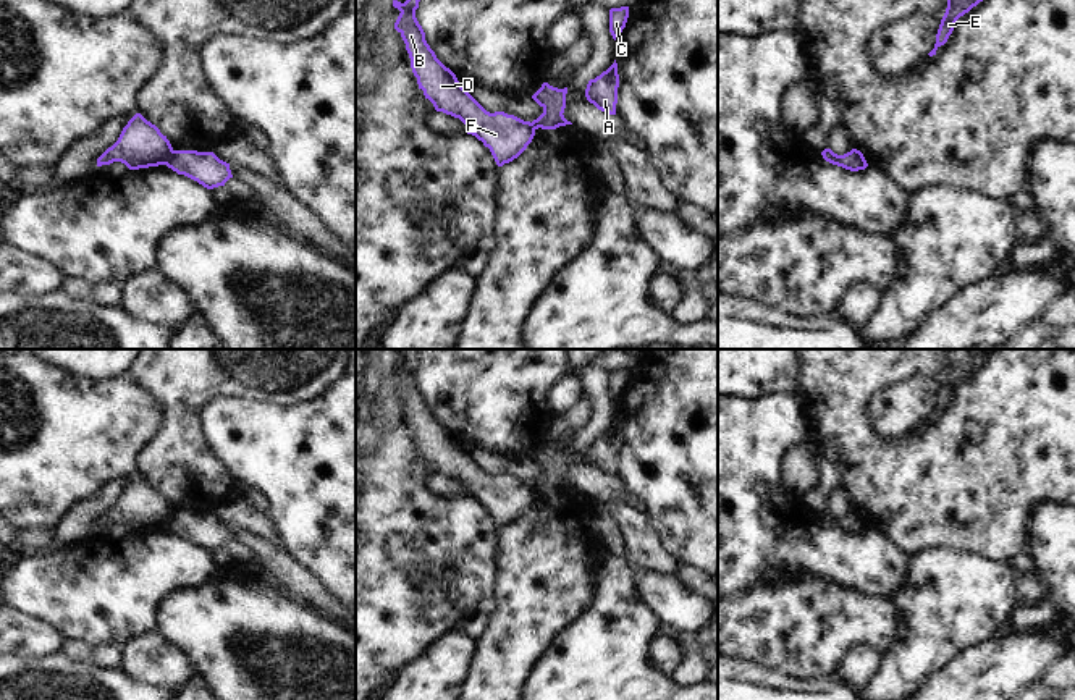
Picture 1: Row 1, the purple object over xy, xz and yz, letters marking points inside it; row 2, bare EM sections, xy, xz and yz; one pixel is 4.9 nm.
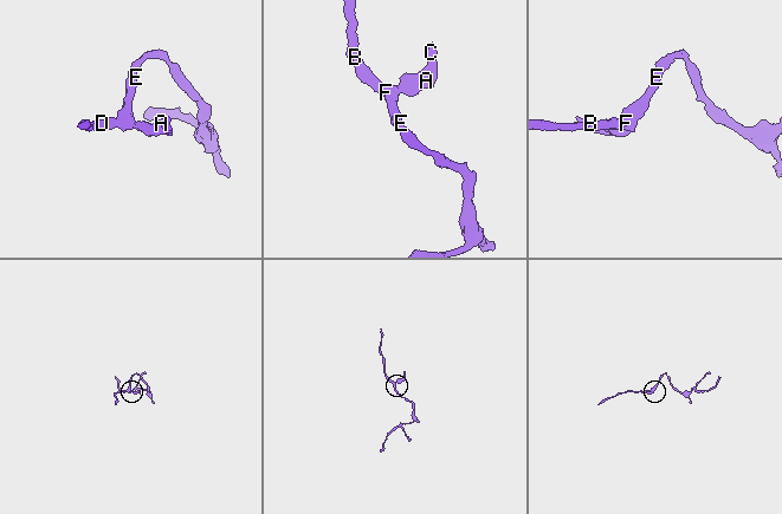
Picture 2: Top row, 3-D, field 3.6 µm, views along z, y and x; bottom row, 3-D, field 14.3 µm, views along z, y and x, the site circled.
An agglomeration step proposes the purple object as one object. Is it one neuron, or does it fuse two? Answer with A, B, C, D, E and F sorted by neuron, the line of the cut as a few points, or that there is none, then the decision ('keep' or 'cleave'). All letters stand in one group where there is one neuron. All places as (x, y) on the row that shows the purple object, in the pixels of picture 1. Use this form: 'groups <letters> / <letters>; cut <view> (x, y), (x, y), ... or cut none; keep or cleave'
groups A C / B D E F; cut xy (173, 151), (164, 164); cleave

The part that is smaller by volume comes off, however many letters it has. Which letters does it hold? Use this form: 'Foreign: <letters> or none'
Foreign: A, C.

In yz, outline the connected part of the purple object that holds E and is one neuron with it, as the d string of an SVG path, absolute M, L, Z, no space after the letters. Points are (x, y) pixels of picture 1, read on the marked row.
M947 0L947 8L936 34L934 48L928 53L930 57L936 55L936 50L947 42L949 36L955 27L957 19L968 13L980 2L983 0Z

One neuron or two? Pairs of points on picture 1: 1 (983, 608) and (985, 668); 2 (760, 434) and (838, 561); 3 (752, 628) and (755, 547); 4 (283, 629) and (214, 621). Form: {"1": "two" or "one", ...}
{"1": "two", "2": "one", "3": "two", "4": "one"}

